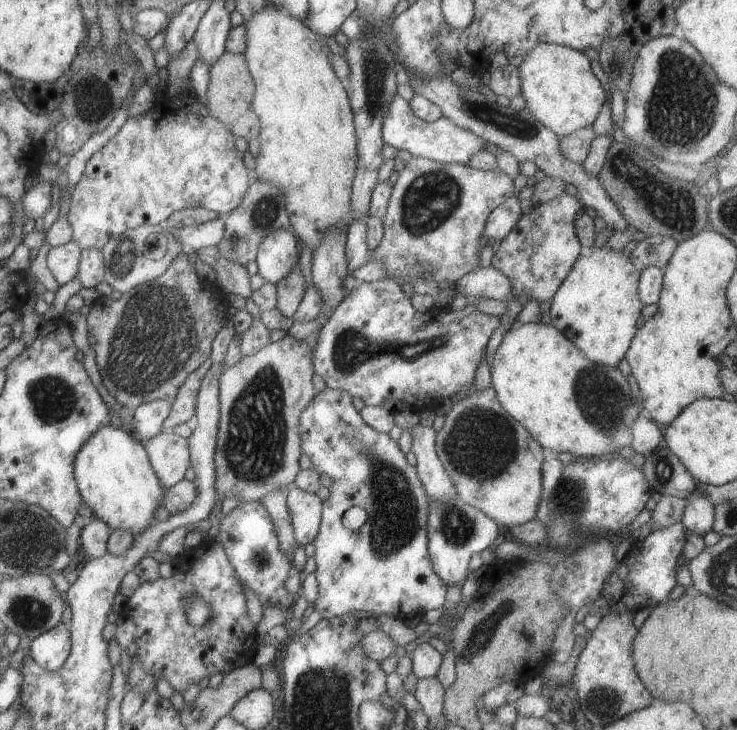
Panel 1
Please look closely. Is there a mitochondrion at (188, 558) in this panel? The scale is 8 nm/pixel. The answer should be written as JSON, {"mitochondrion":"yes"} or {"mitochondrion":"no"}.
{"mitochondrion":"no"}

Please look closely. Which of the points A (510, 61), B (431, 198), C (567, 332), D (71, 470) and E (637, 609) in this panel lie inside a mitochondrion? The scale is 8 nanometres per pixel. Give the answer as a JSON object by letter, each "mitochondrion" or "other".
{"A":"other","B":"mitochondrion","C":"other","D":"other","E":"other"}

